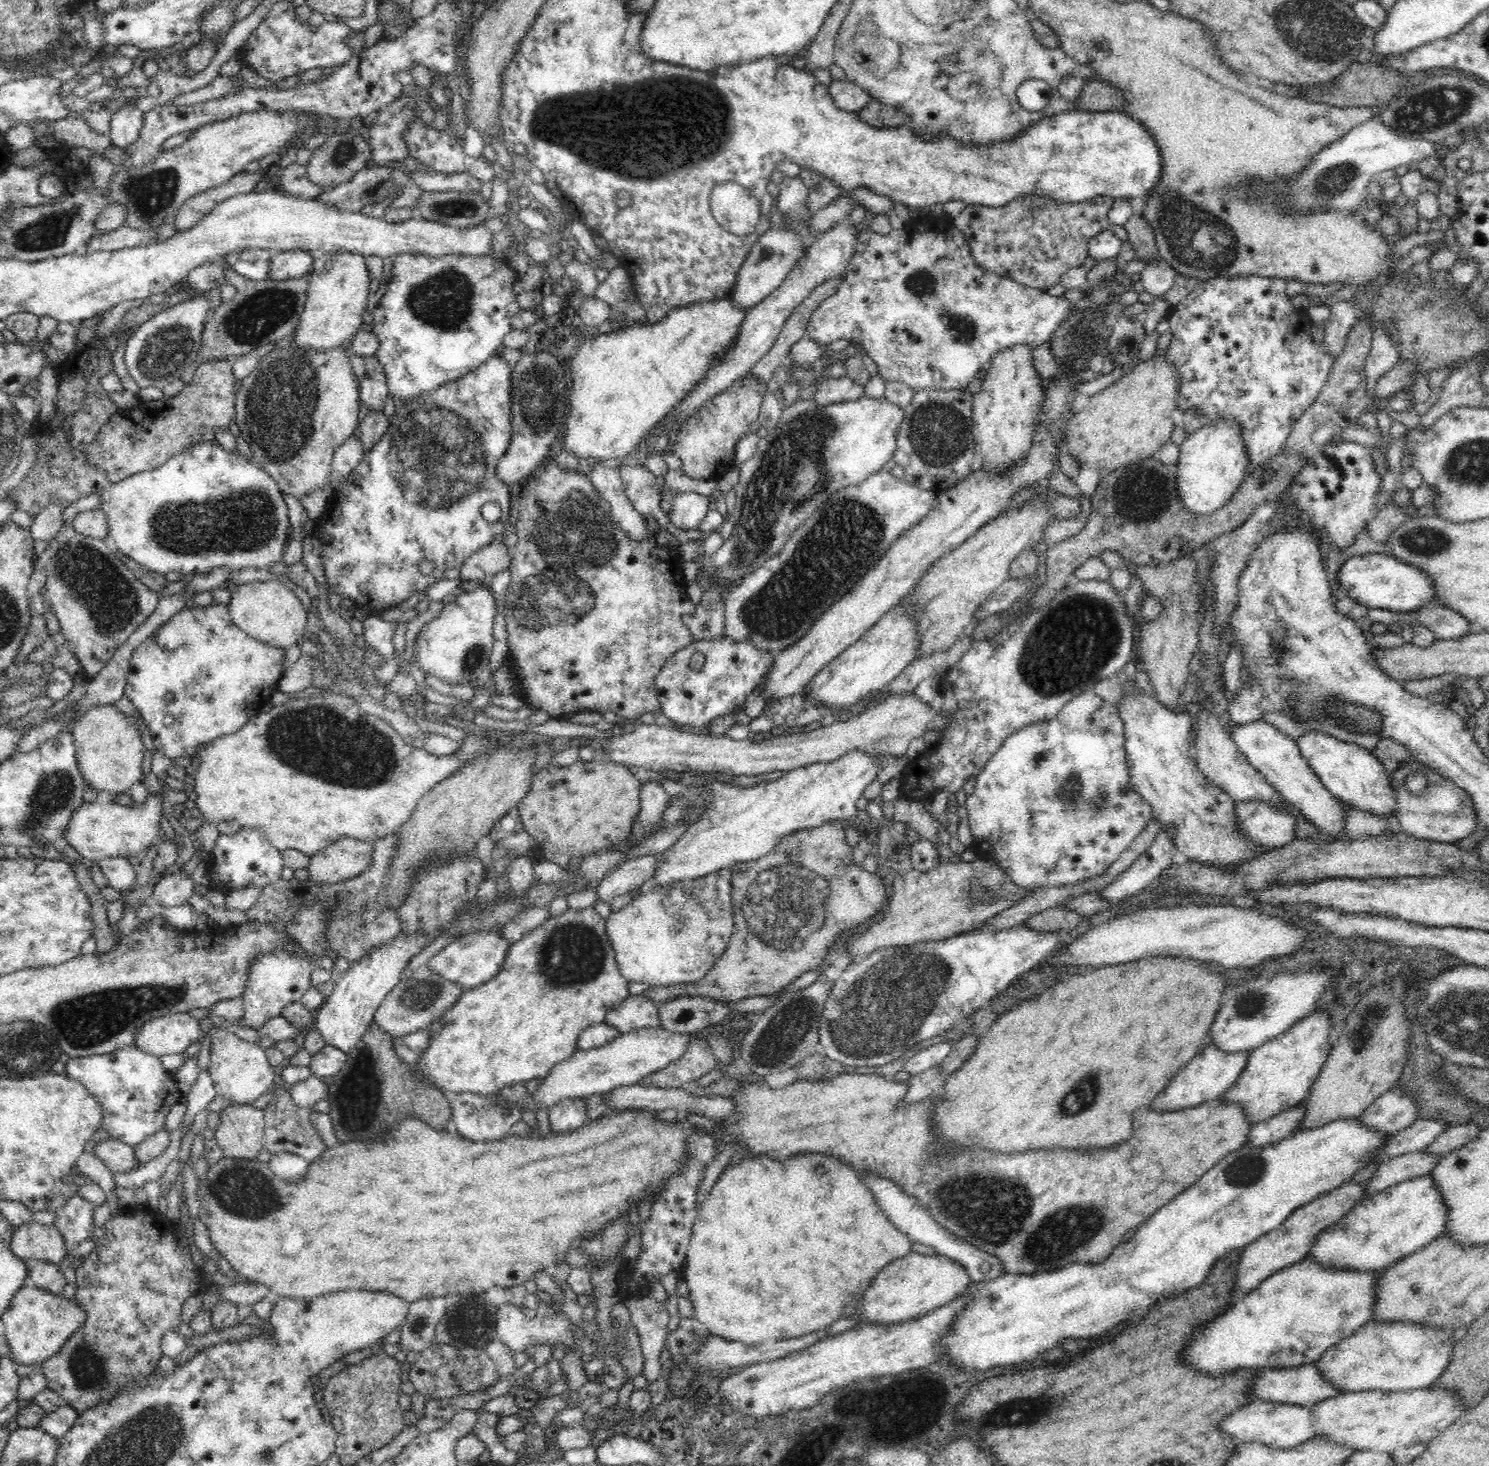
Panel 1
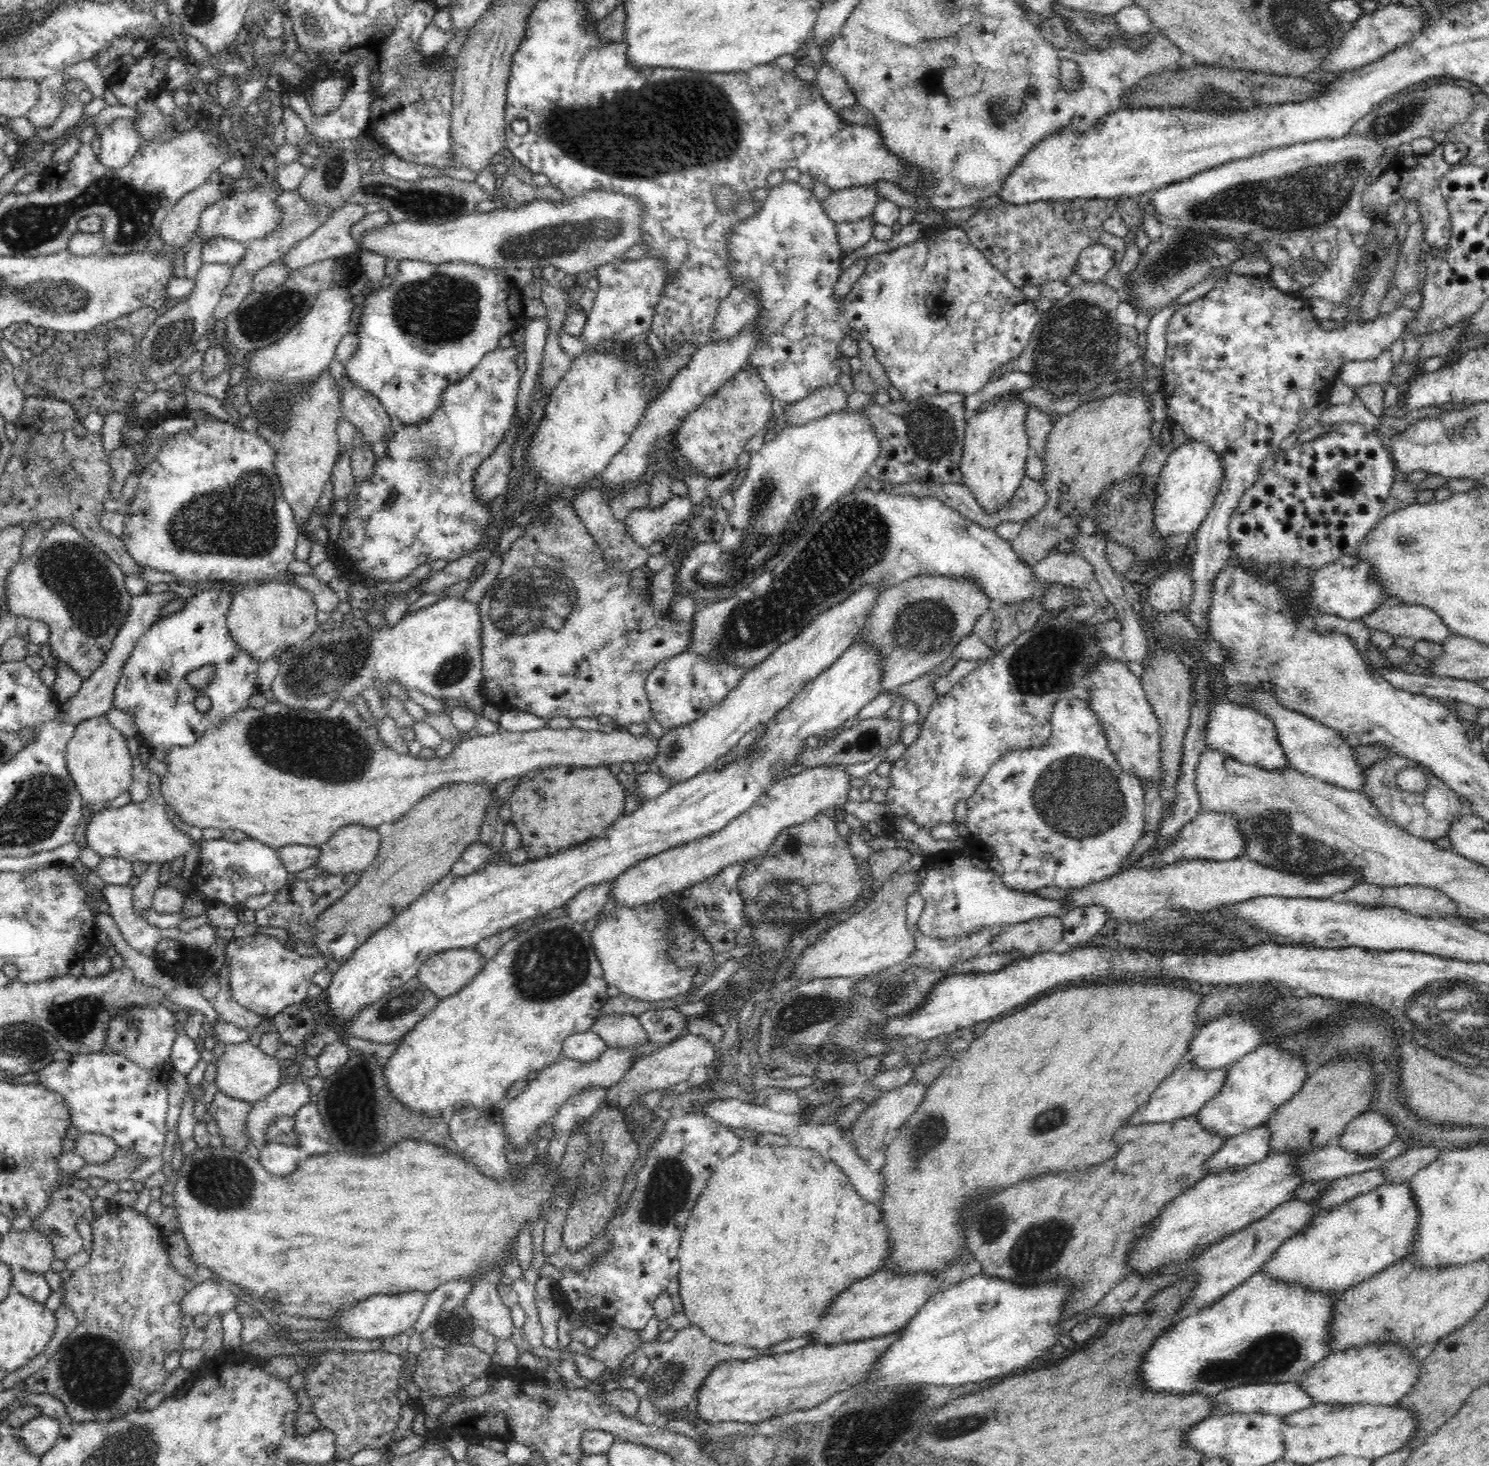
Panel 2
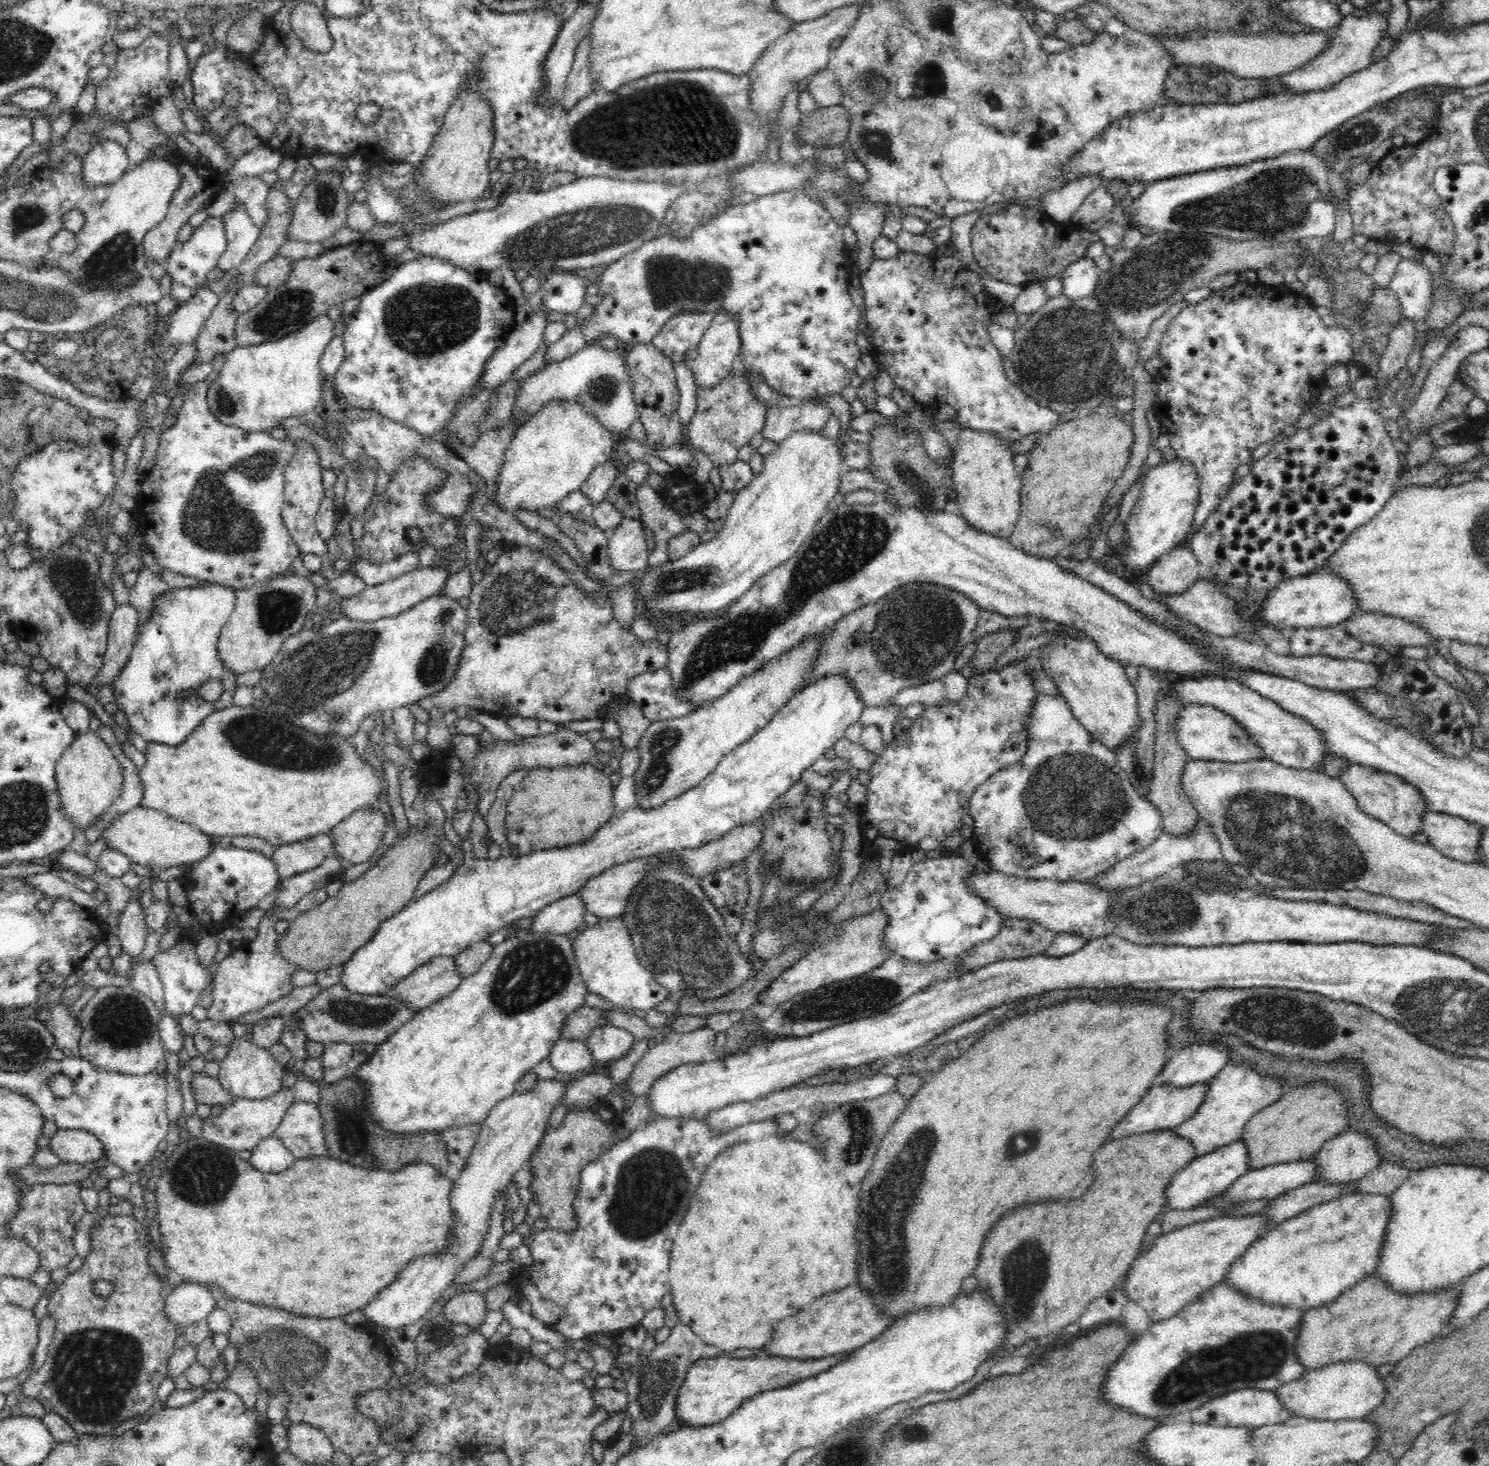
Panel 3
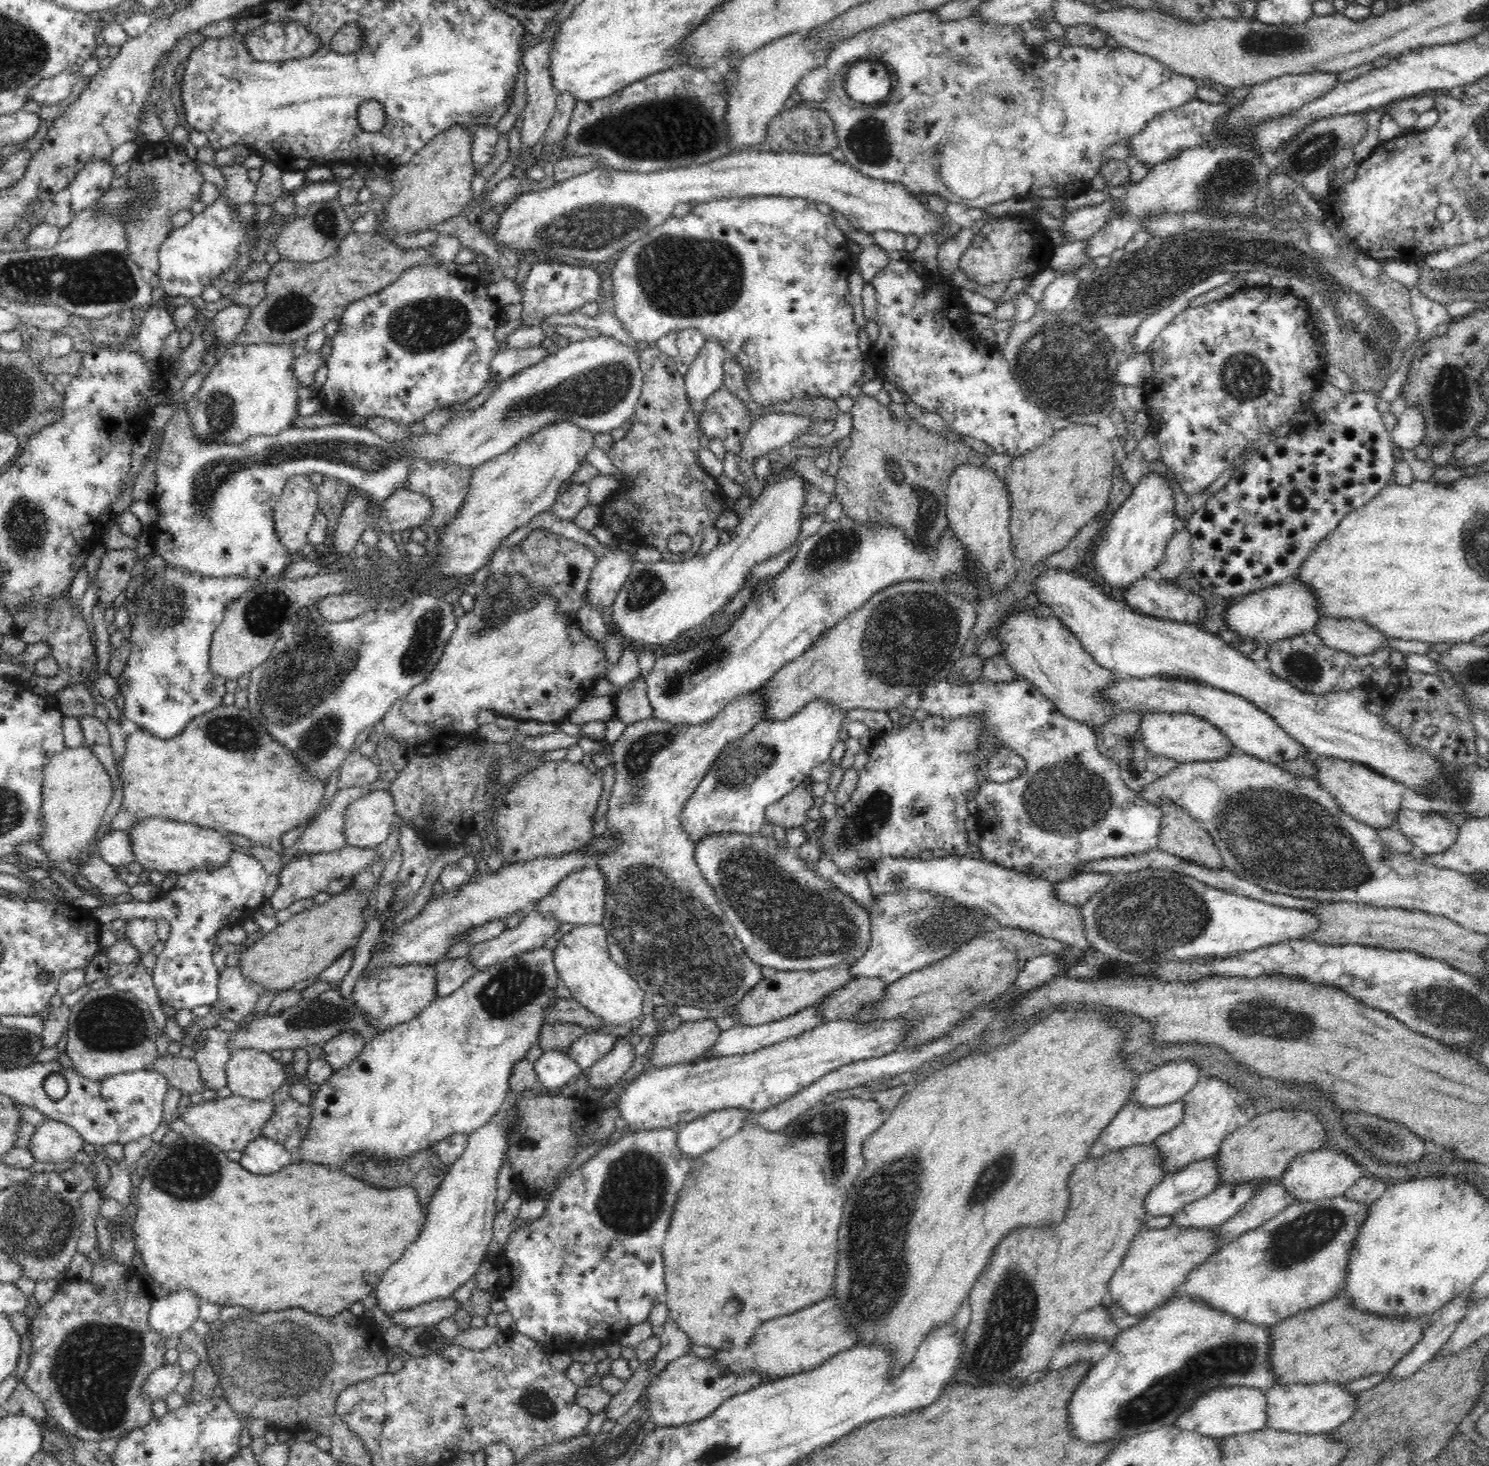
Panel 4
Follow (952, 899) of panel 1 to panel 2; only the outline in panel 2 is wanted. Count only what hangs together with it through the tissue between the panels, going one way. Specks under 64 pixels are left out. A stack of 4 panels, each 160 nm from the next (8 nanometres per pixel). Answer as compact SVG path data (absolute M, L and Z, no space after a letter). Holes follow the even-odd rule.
M912 870L900 875L892 874L862 911L832 927L800 958L794 959L790 976L795 974L800 982L810 978L866 977L872 972L904 964L915 949L915 935L906 922L907 896L920 887L921 876L921 873Z

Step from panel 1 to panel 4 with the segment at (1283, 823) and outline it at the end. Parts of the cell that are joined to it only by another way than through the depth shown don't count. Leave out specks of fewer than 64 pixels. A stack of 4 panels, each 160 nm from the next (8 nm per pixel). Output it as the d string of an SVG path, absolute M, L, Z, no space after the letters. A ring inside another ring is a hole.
M1085 873L1068 880L1053 883L1056 898L1064 904L1083 905L1092 895L1101 891L1114 875Z

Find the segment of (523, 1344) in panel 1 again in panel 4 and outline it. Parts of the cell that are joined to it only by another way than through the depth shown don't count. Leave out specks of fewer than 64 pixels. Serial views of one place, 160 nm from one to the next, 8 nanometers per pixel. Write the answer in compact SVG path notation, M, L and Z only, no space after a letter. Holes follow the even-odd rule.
M444 1297L432 1299L411 1309L404 1309L389 1314L392 1326L412 1328L418 1325L434 1326L444 1319L453 1318L453 1314L461 1306L457 1299Z

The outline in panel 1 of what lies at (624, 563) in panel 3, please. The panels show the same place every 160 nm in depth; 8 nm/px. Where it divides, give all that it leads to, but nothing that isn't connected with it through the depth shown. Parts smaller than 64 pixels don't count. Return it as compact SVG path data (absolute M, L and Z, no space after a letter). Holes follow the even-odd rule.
M690 491L678 492L667 513L669 523L679 529L698 529L708 510L714 507L715 497Z

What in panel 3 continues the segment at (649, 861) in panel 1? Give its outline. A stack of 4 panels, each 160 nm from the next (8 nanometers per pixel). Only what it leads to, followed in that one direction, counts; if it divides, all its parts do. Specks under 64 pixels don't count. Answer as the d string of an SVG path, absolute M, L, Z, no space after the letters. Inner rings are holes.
M577 894L570 895L539 910L532 917L528 931L531 934L568 934L583 927L586 914L583 900Z

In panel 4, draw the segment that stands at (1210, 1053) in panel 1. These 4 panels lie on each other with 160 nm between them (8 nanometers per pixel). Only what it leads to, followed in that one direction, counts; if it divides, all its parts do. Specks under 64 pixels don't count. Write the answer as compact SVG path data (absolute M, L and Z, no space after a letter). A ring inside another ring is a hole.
M1135 1100L1124 1105L1092 1144L1090 1158L1098 1158L1098 1156L1104 1156L1110 1151L1128 1148L1128 1146L1134 1146L1134 1144L1150 1144L1154 1142L1159 1136L1170 1132L1170 1130L1176 1128L1177 1124L1180 1124L1184 1116L1182 1101L1176 1100L1172 1104L1164 1104L1164 1106L1156 1106L1154 1108L1142 1108Z

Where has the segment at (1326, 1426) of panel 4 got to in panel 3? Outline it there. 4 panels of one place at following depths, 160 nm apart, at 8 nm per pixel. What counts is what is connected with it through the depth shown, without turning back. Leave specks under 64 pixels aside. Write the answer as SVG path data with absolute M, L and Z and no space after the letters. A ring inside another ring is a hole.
M1348 1360L1328 1364L1316 1370L1305 1370L1299 1379L1274 1390L1275 1395L1291 1416L1305 1416L1312 1420L1363 1418L1383 1403L1385 1378L1378 1377L1377 1367L1359 1360Z

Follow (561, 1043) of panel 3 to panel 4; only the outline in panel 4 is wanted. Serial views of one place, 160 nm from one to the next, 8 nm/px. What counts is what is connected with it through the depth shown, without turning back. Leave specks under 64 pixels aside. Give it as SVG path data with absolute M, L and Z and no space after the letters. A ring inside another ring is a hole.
M564 1050L543 1052L534 1062L534 1070L542 1090L548 1093L562 1088L584 1072Z

